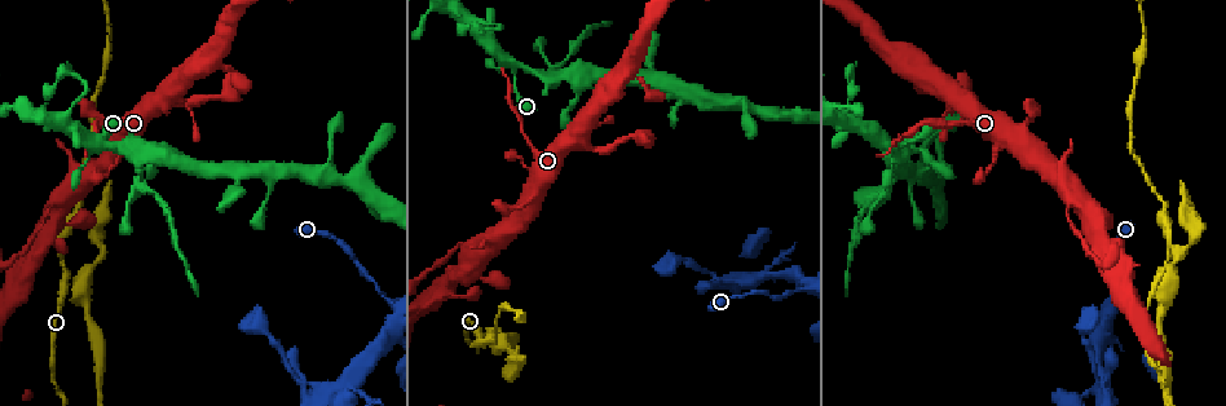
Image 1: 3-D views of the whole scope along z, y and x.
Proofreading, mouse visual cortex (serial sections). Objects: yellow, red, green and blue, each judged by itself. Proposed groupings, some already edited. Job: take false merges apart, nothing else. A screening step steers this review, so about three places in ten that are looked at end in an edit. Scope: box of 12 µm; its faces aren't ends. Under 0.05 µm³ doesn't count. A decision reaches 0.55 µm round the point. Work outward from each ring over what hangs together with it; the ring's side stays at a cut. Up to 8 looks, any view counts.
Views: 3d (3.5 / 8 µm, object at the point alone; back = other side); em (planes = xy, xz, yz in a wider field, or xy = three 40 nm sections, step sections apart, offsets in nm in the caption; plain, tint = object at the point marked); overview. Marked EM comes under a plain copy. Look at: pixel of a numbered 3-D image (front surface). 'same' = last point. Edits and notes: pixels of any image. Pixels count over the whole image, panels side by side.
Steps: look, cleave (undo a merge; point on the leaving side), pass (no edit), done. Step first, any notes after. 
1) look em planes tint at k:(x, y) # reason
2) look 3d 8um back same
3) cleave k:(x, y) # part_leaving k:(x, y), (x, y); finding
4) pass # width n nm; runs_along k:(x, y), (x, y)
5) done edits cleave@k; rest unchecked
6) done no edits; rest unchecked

look 3d 3.5um at 1:(130, 153) # calibre changes

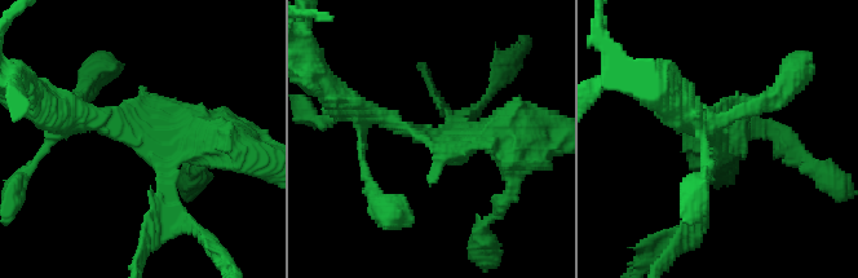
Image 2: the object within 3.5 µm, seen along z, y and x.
look em xy step 5 tint at 2:(434, 138) # shape alone is not enough

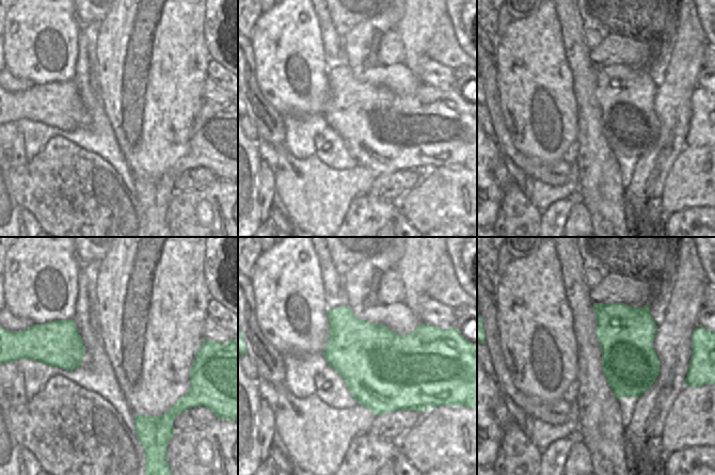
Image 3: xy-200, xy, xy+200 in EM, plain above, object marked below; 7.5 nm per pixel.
pass # runs_along 2:(70, 120), (221, 141); continuous, no second cell

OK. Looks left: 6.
look 3d 8um back at 1:(1074, 198) # thin neck

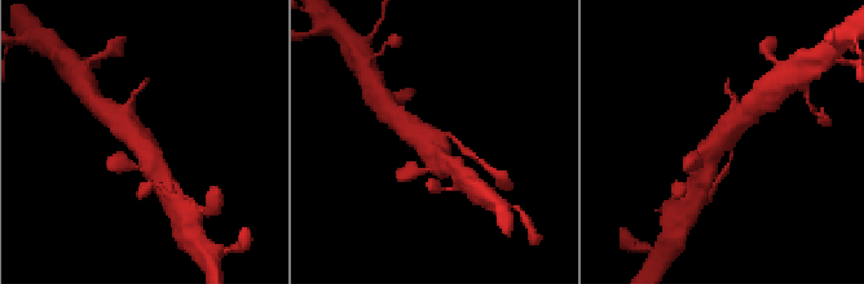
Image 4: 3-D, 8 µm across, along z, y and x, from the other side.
look 3d 3.5um at 4:(725, 144) # closer look

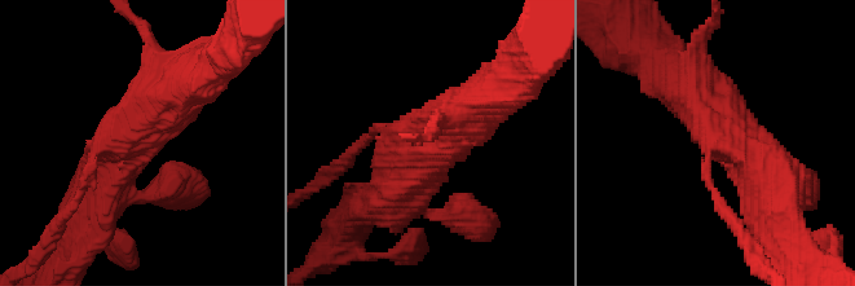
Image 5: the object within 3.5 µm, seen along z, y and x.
pass # arms 3; runs_along 5:(686, 83), (779, 186), (779, 202); all the same cell

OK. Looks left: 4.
look 3d 3.5um at 1:(490, 332) # sharp bend

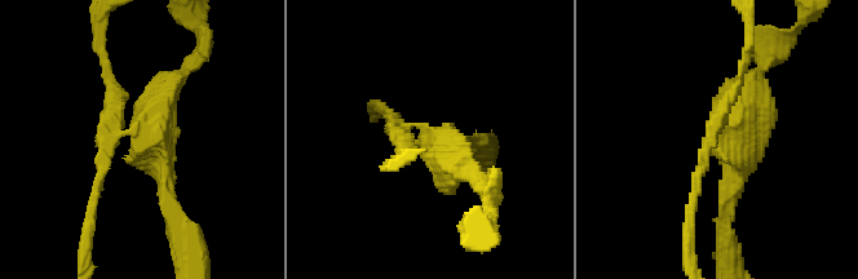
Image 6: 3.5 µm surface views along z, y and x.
look em xy step 2 tint at 6:(142, 125) # need the tissue

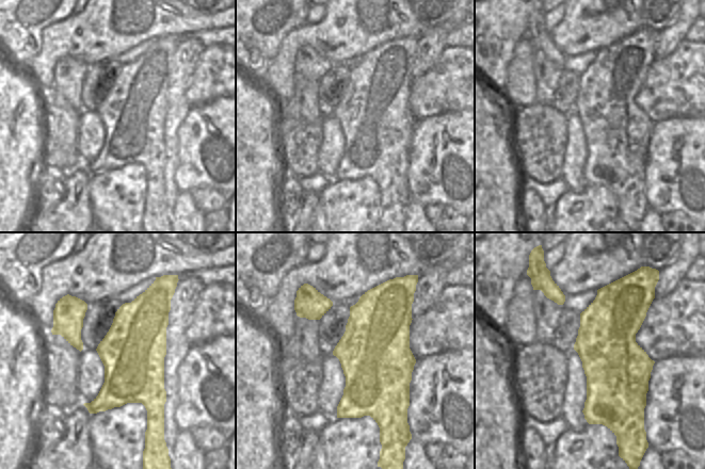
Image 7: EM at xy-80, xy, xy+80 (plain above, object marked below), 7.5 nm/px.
look em planes tint same # cut it another way

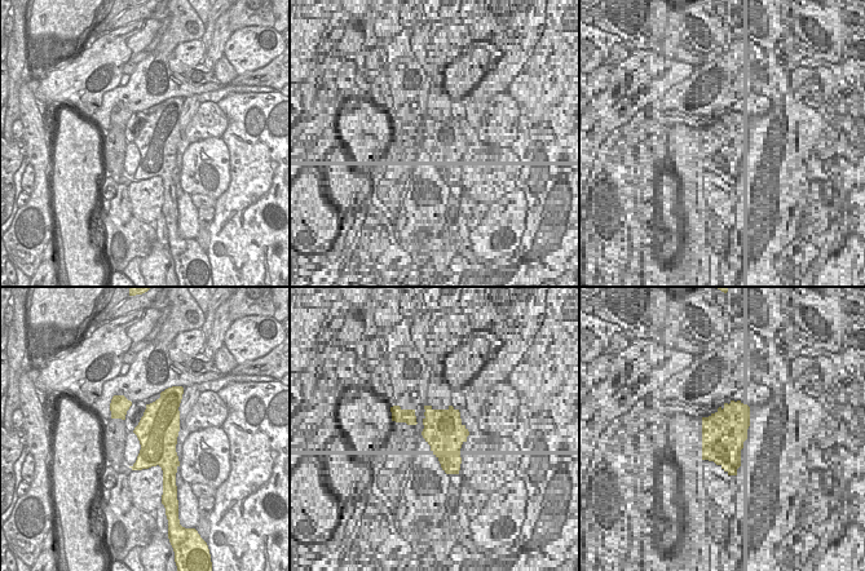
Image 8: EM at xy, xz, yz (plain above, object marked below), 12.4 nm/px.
cleave 6:(169, 114) # arm_widths 150, 250, 250 nm; part_leaving 6:(129, 124), (204, 49); two cells meet here

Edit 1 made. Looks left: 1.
done edits cleave@6; rest unchecked

